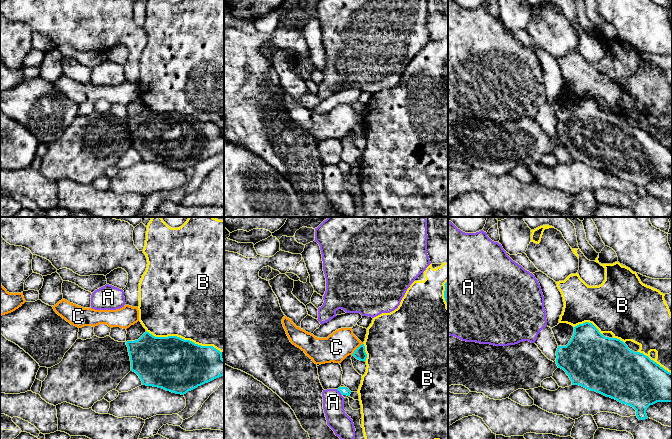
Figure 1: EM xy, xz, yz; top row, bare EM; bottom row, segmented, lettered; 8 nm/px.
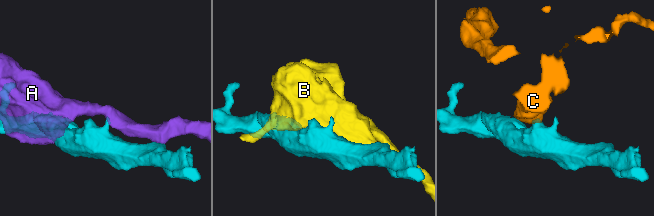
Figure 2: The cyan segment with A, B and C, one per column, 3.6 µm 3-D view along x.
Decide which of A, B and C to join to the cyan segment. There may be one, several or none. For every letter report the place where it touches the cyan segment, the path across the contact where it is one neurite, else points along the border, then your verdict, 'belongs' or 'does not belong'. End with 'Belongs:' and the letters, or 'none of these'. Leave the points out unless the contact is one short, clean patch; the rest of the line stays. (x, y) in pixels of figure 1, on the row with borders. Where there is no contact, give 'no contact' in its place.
A: xz (339, 391) | does not belong
B: xy (183, 339) | does not belong
C: xz (356, 349) | along xz (362, 343), (351, 354) | does not belong
Belongs: none of these

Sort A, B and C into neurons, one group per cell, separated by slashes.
A / B / C

